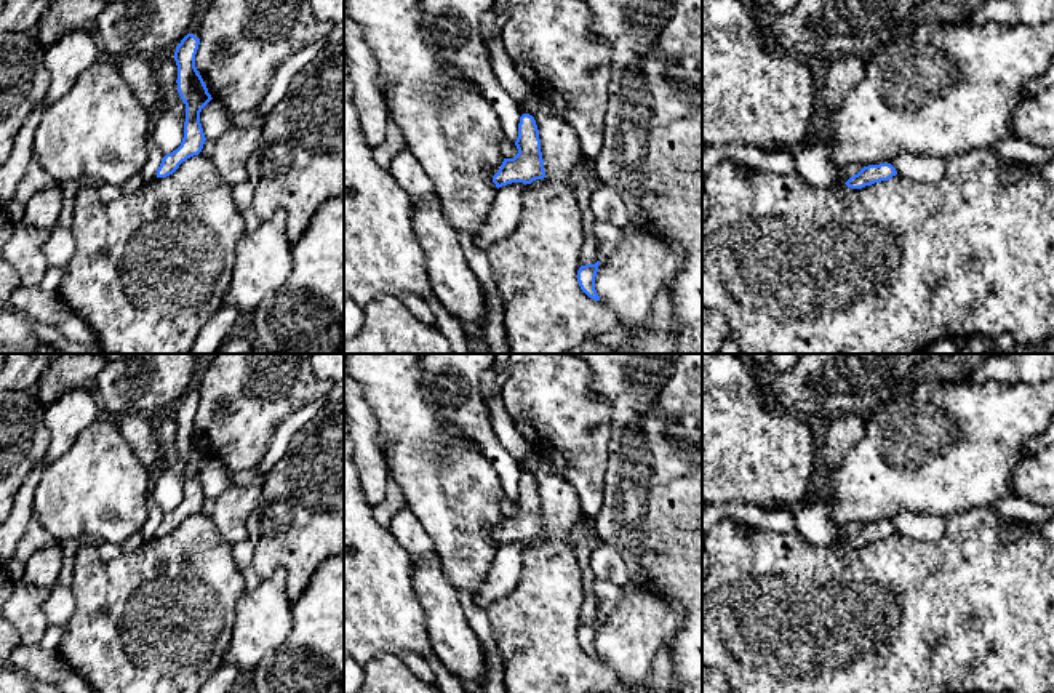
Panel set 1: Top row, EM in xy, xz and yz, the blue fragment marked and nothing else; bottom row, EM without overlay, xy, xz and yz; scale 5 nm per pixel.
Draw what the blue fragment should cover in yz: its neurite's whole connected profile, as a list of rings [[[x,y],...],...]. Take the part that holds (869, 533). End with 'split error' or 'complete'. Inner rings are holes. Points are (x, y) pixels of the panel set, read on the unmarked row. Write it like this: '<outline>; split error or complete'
[[[891,522],[868,523],[851,535],[844,543],[851,547],[862,547],[875,541],[888,539],[896,533],[897,530]]]; complete

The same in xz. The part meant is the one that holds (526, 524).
[[[533,474],[520,475],[515,504],[518,512],[513,517],[504,517],[499,530],[493,535],[497,547],[512,541],[531,543],[545,536],[539,488]]]; complete

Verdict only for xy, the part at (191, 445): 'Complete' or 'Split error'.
Split error

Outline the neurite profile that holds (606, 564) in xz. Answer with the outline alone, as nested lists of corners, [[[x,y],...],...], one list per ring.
[[[598,546],[590,554],[590,568],[597,578],[624,586],[629,573],[624,559],[608,546]]]

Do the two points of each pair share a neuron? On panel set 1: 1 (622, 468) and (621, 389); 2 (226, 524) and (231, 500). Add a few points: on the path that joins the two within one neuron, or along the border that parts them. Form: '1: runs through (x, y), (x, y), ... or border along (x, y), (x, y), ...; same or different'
1: runs through (622, 448), (622, 408); same
2: runs through (229, 517), (231, 506); same

